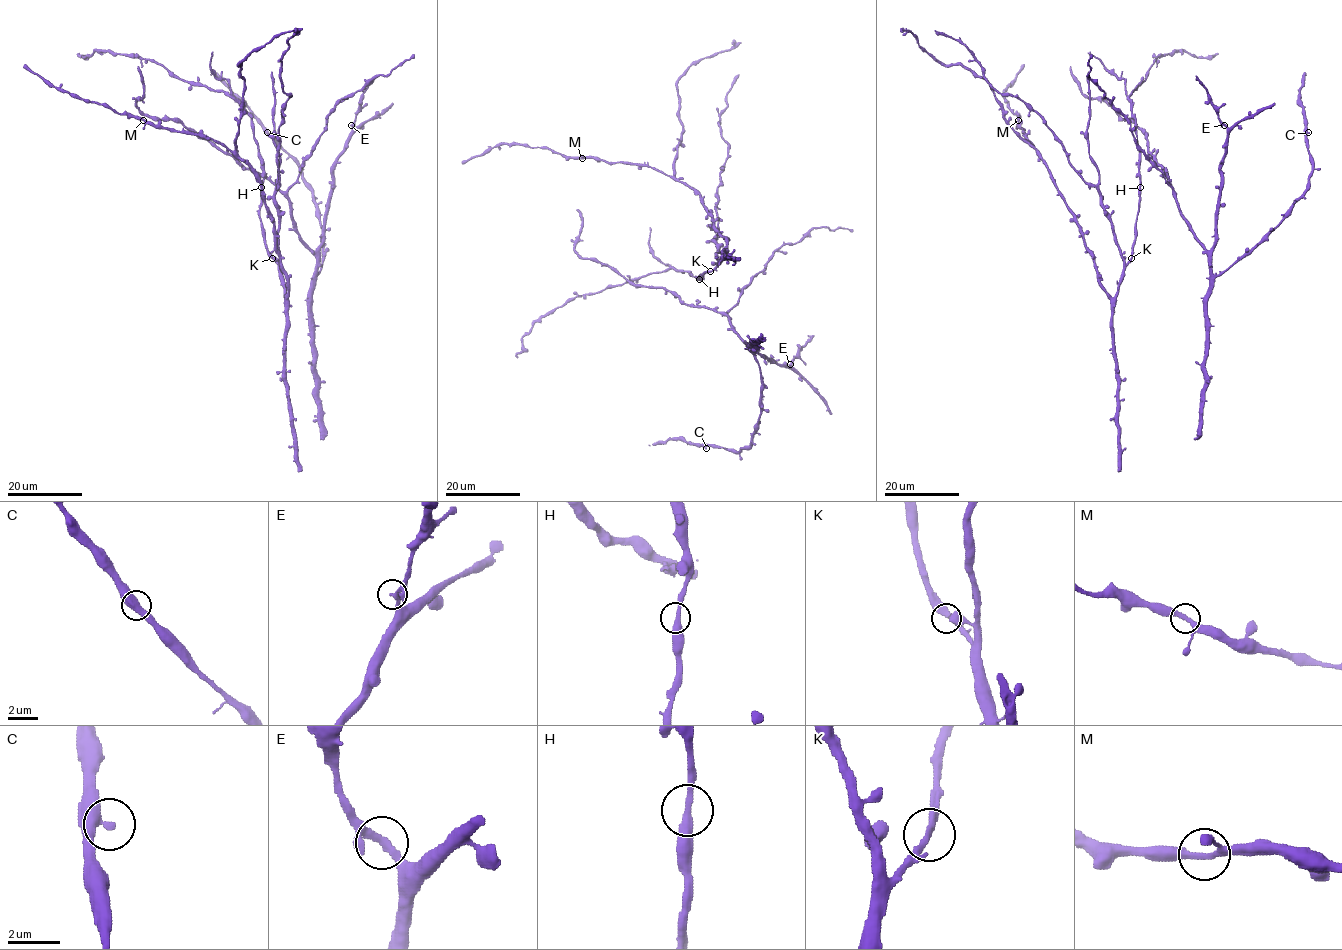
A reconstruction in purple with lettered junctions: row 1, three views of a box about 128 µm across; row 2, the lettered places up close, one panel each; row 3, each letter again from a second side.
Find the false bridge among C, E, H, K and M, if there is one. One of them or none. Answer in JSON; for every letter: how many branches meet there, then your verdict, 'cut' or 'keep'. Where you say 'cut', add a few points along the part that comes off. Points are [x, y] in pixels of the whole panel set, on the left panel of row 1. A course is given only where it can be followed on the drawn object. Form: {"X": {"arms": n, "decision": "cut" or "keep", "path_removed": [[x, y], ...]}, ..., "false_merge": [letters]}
{"C": {"arms": 2, "decision": "keep"}, "E": {"arms": 2, "decision": "keep"}, "H": {"arms": 2, "decision": "keep"}, "K": {"arms": 2, "decision": "keep"}, "M": {"arms": 2, "decision": "keep"}, "false_merge": []}

